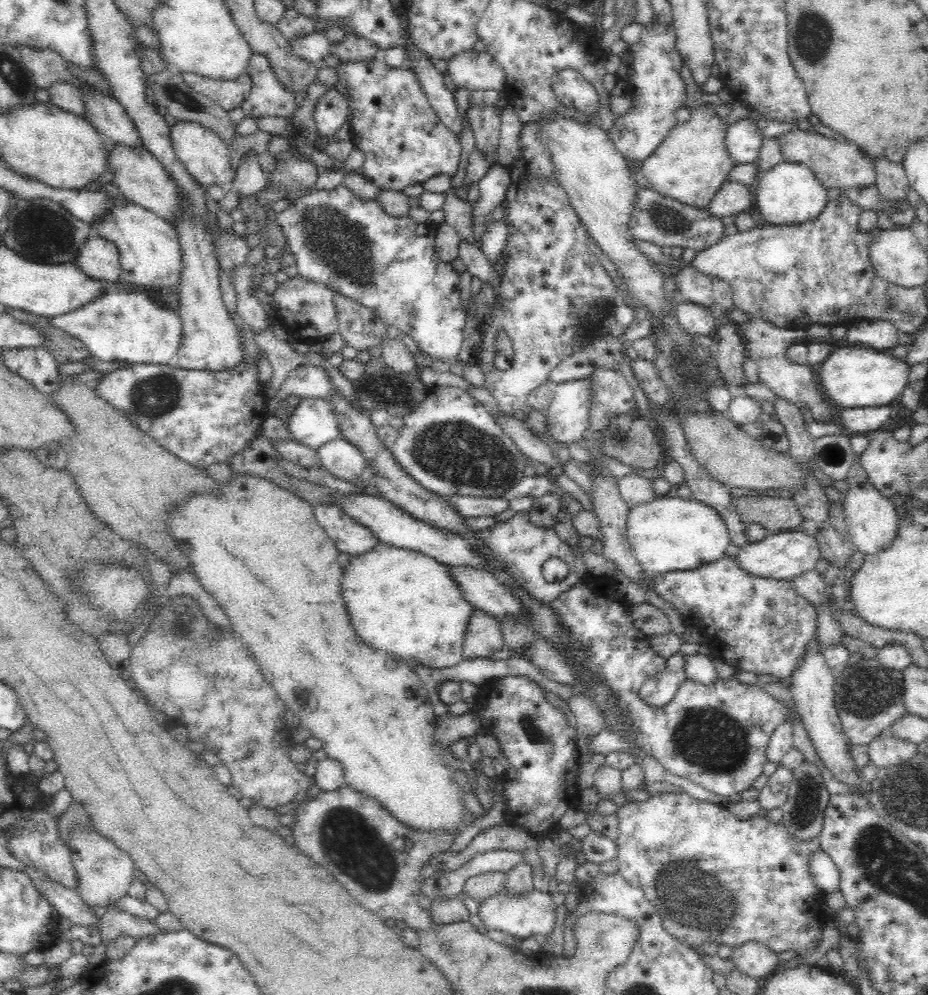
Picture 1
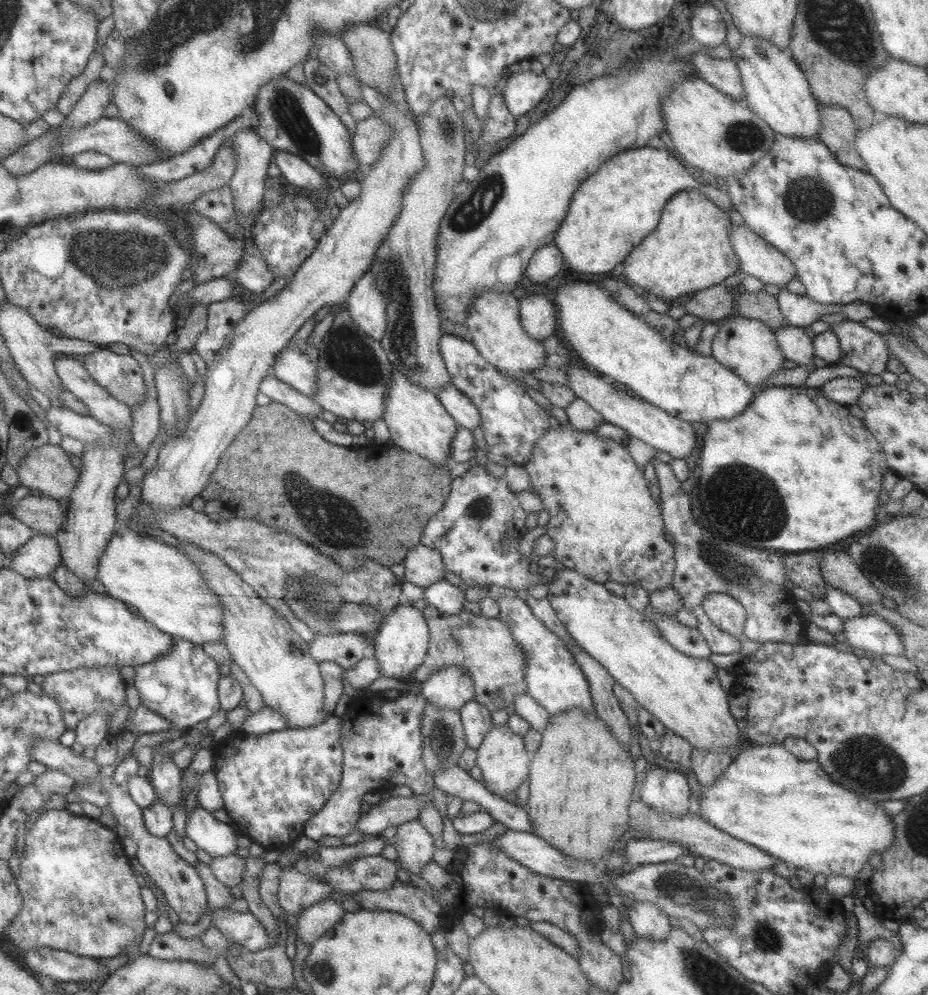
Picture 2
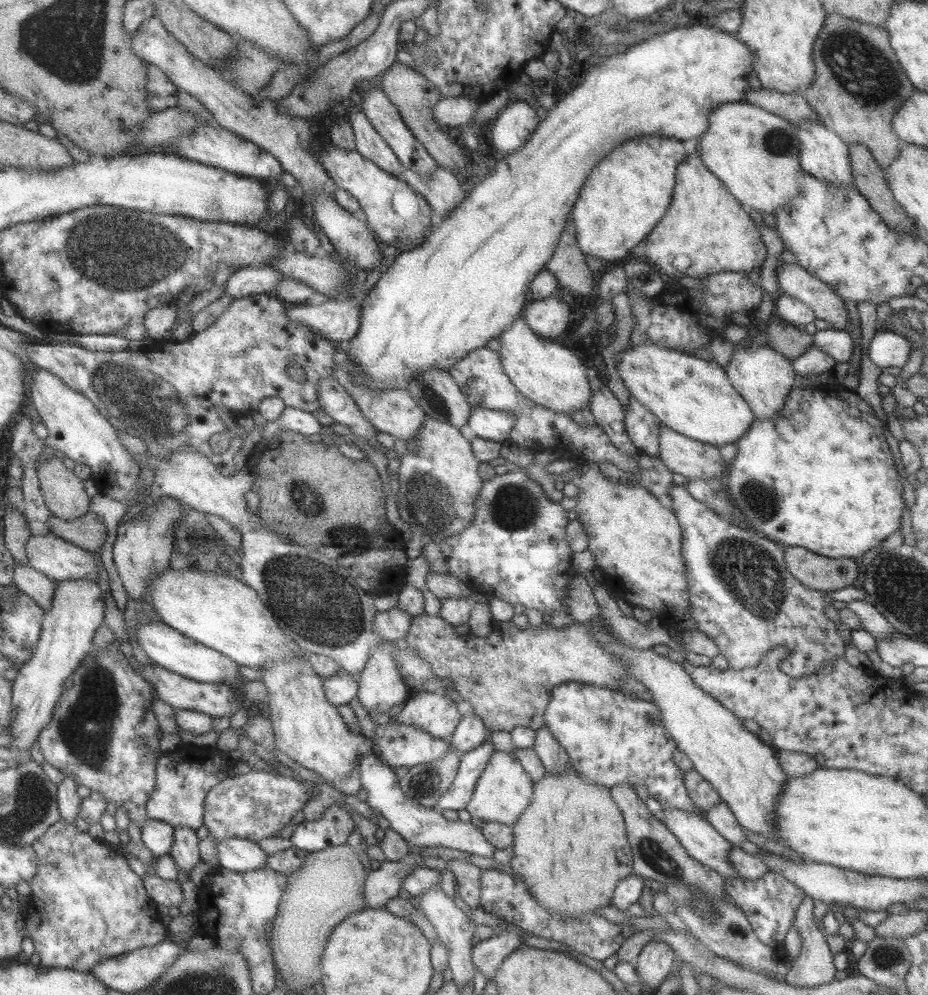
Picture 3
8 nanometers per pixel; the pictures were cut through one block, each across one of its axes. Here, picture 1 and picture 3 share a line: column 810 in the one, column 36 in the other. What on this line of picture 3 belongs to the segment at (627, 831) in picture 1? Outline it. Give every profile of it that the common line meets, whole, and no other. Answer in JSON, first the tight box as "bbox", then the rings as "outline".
{"bbox":[24,820,167,973],"outline":[[[59,820],[45,829],[45,832],[36,838],[31,844],[35,858],[37,858],[37,872],[30,880],[30,895],[24,907],[25,934],[29,934],[34,945],[34,952],[37,952],[42,967],[68,968],[76,971],[89,973],[90,970],[106,958],[119,956],[126,952],[131,952],[136,948],[152,947],[161,942],[167,936],[166,926],[162,923],[162,916],[159,914],[159,907],[145,892],[142,877],[131,871],[125,858],[116,850],[115,846],[106,843],[104,840],[95,840],[87,832],[79,832],[73,822],[63,822]]]}

